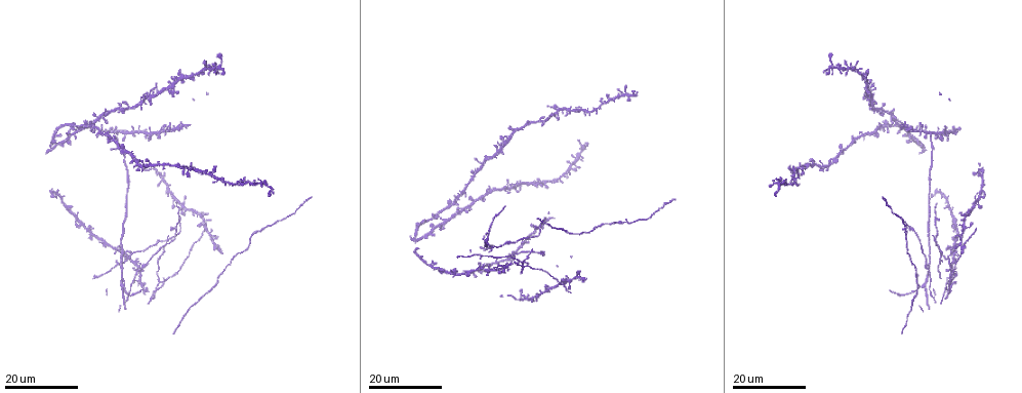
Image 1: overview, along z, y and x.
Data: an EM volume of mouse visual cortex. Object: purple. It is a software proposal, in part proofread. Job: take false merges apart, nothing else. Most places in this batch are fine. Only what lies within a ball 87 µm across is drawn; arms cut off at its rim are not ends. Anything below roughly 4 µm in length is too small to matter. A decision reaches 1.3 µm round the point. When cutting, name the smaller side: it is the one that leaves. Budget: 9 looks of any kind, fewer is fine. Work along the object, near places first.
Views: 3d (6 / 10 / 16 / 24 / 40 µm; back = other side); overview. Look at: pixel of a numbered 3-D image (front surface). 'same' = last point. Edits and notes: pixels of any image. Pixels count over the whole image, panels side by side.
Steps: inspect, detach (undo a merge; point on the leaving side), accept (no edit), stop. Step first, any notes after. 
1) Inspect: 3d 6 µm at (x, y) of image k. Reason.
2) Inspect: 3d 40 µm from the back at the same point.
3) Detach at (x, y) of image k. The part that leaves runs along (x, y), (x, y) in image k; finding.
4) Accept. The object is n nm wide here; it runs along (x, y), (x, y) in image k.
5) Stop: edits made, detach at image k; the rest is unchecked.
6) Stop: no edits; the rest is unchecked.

Inspect: 3d 16 µm at (920, 128) of image 1. Four or more arms meet.

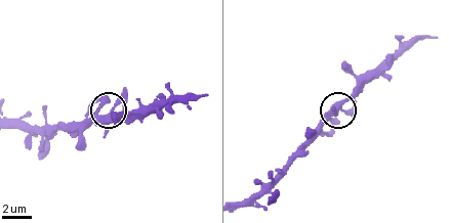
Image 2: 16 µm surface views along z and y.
Inspect: 3d 10 µm at (339, 109) of image 2.

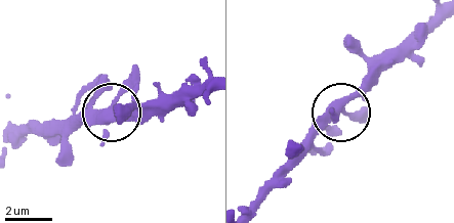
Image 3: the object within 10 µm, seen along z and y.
Accept. The object is 360 nm wide here; one cell here.

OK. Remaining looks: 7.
Inspect: 3d 16 µm at (180, 125) of image 1. Three-way junction.

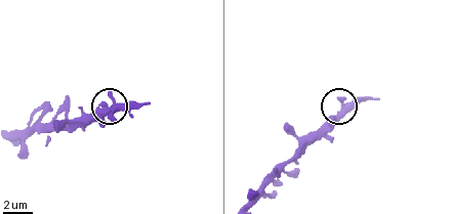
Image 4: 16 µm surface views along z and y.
Inspect: 3d 10 µm at (109, 96) of image 4.

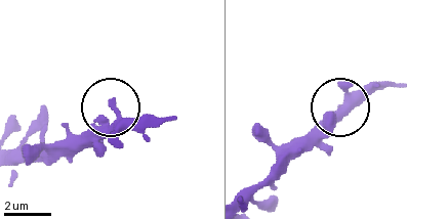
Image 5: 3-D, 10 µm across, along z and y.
Accept. The object is 240 nm wide here; one cell here.

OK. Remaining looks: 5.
Inspect: 3d 16 µm at (867, 89) of image 1.

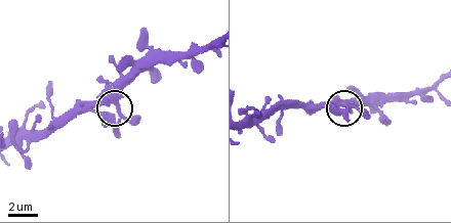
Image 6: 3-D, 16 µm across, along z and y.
Inspect: 3d 6 µm at (119, 104) of image 6.

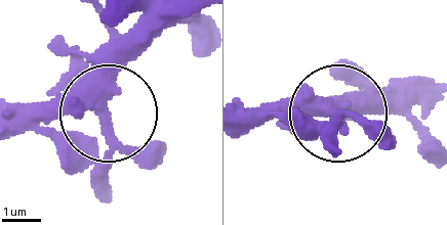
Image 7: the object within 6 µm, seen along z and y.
Accept. All the same cell.

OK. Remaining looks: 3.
Inspect: 3d 24 µm at (935, 242) of image 1. Four or more arms meet.

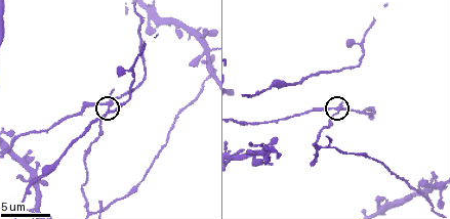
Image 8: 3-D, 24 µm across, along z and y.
Inspect: 3d 6 µm at (109, 102) of image 8.

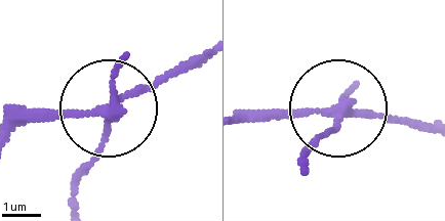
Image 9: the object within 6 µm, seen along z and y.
Detach at (122, 56) of image 9. The object is 230 nm wide here; the part that leaves runs along (114, 116), (75, 201) in image 9; two cells meet here.

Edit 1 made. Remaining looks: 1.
Stop: edits made, detach at image 9; the rest is unchecked.

